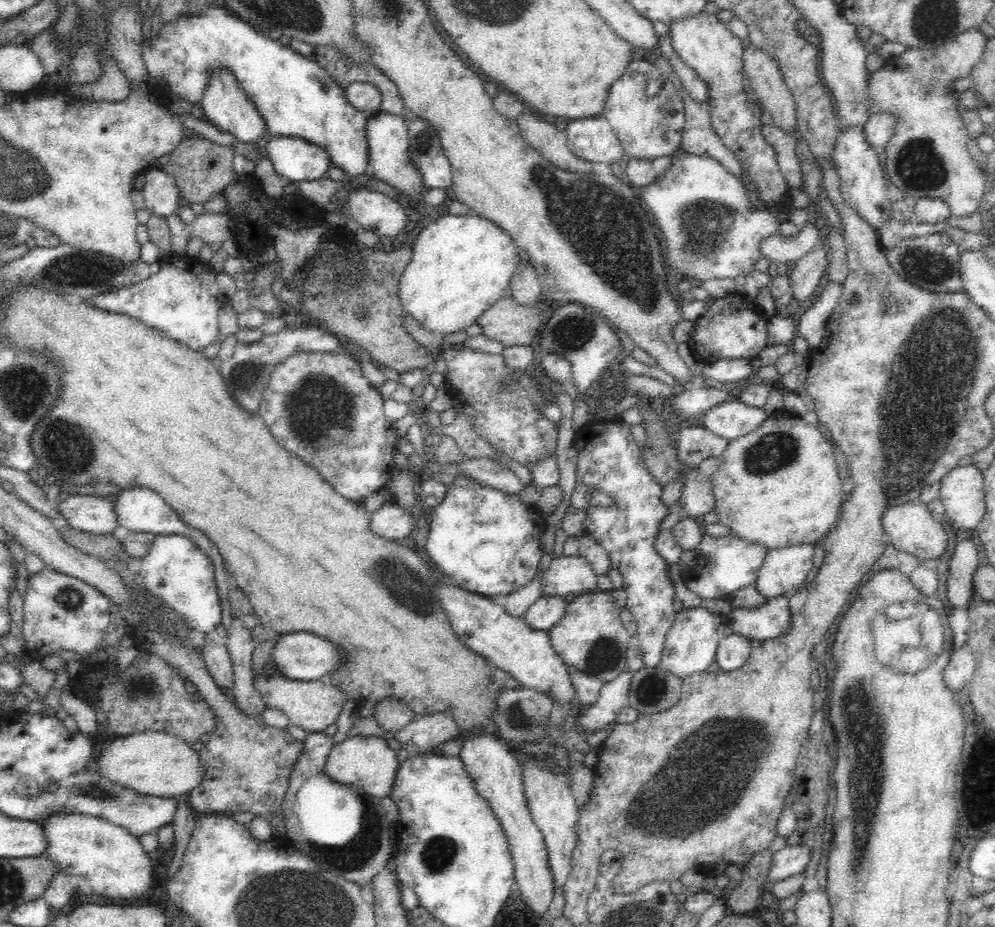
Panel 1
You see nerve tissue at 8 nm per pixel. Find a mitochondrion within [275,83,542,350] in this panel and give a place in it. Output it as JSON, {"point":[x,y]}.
{"point":[423,140]}

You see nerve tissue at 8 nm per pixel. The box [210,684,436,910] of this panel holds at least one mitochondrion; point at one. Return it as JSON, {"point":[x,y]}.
{"point":[355,858]}

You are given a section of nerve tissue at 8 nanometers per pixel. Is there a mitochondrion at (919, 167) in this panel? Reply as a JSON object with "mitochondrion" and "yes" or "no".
{"mitochondrion":"yes"}

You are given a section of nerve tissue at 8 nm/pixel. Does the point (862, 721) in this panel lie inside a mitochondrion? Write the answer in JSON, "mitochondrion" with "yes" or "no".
{"mitochondrion":"yes"}

